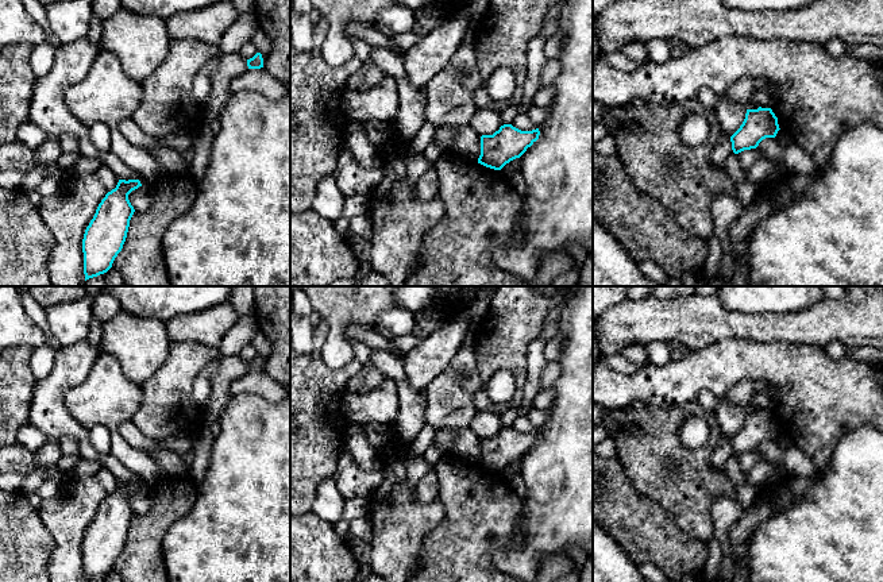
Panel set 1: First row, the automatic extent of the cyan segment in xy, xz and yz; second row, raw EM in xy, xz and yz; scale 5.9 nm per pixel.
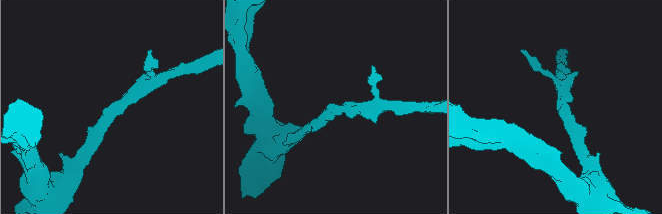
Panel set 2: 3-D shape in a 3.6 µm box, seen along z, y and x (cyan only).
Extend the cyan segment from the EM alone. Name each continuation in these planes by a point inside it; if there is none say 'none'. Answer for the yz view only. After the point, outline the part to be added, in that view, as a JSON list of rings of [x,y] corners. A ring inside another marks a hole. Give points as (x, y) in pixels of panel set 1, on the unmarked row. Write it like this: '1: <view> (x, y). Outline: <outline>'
none

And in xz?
none

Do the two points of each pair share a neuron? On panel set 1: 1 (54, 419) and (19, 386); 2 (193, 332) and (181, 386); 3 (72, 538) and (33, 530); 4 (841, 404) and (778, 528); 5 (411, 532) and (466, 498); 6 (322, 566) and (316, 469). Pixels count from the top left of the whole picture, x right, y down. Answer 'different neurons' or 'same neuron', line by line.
1: different neurons
2: different neurons
3: different neurons
4: different neurons
5: different neurons
6: different neurons

